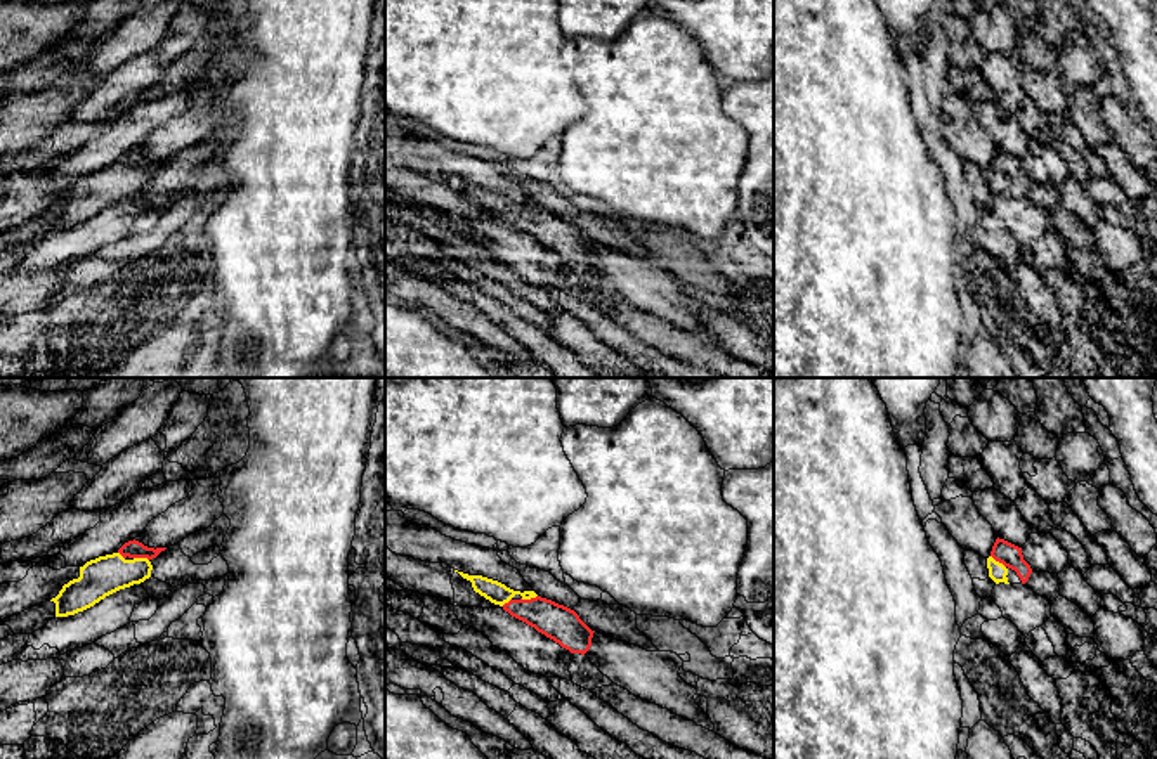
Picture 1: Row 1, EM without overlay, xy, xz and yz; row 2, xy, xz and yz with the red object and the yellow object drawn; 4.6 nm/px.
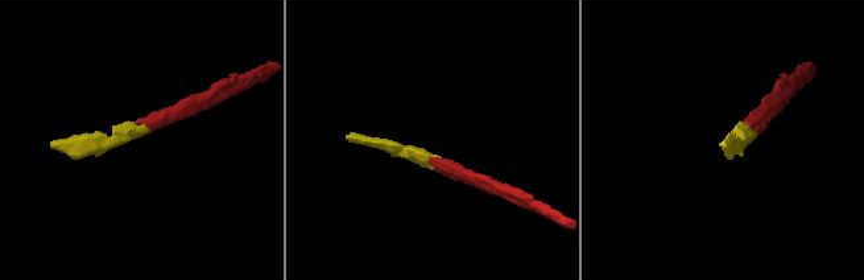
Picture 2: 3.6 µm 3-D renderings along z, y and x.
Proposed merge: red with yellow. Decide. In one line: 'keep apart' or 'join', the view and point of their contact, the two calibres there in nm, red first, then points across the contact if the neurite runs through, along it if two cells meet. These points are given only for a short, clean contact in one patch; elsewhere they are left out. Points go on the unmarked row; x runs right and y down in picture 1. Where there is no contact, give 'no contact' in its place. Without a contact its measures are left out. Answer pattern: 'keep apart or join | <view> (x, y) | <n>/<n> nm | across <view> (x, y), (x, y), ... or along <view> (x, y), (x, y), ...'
join | xz (528, 212) | 160/100 nm | across xz (557, 234), (543, 227), (528, 212), (519, 205), (495, 203)

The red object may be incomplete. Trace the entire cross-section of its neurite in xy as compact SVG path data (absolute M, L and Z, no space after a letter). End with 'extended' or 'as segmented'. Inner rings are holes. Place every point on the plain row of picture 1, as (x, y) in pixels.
M134 151L113 166L87 173L80 178L80 189L64 196L50 211L56 215L56 229L75 227L120 201L144 194L151 189L151 172L165 161L147 159Z; extended

